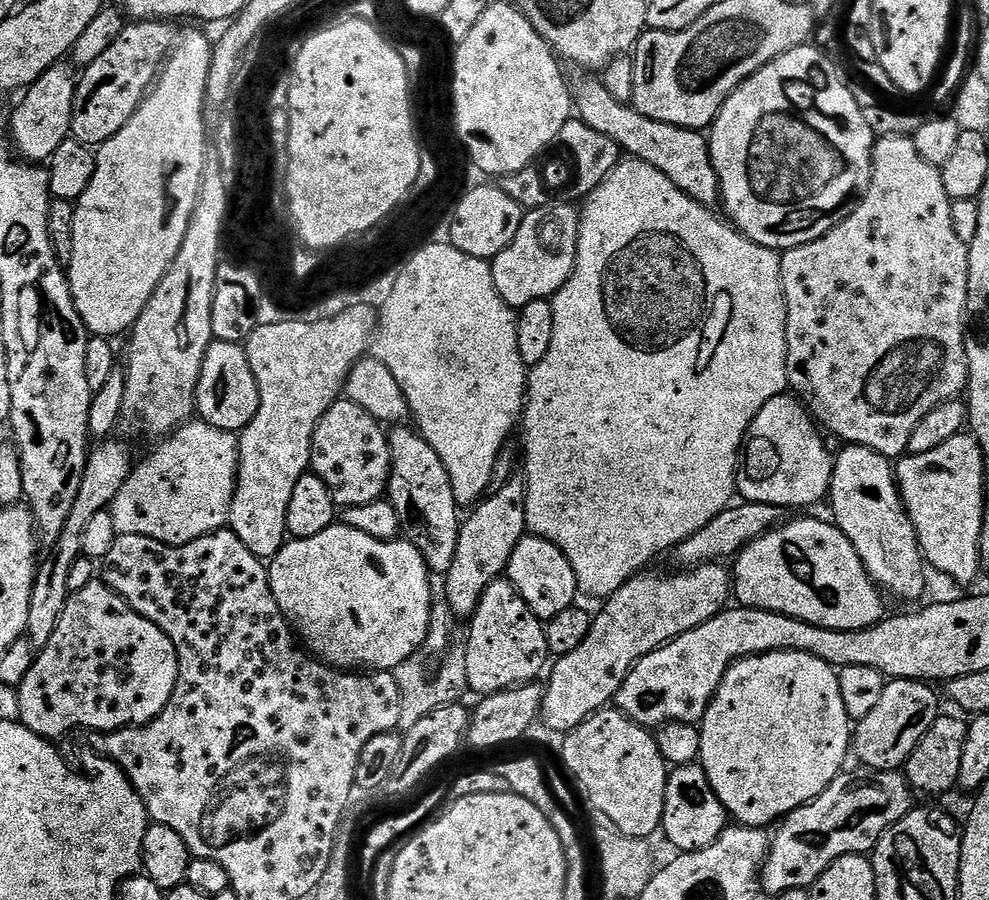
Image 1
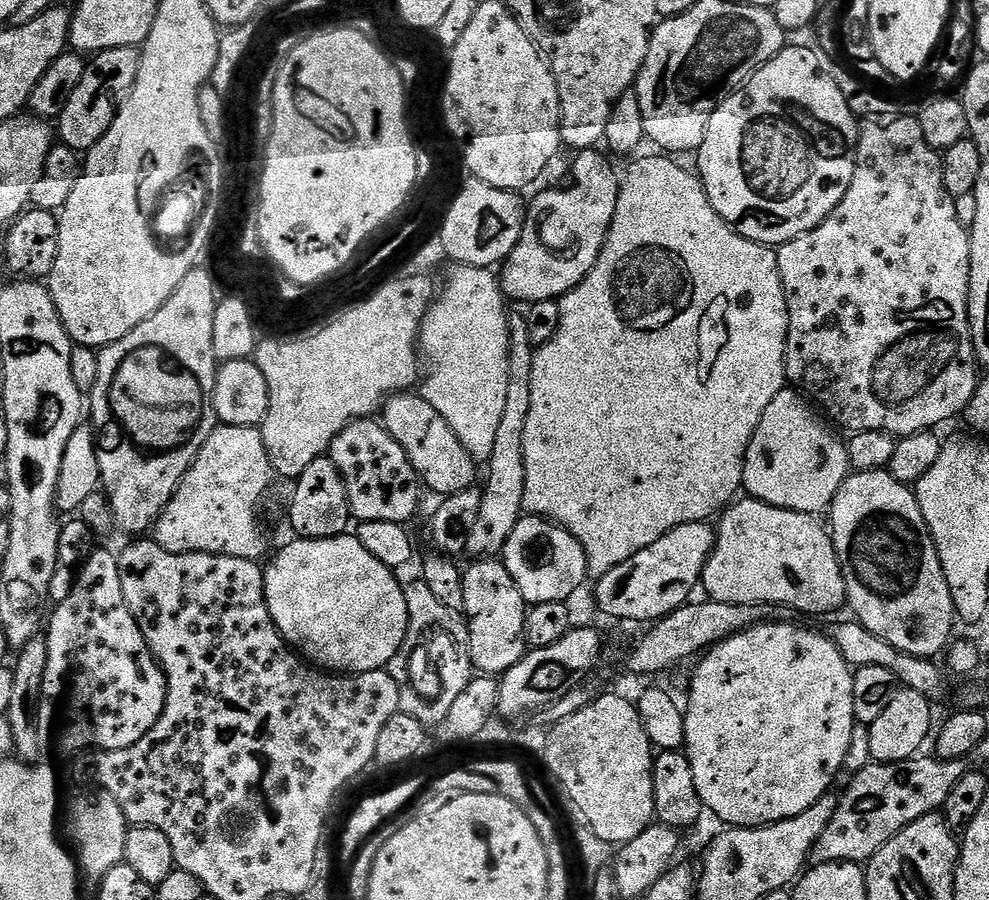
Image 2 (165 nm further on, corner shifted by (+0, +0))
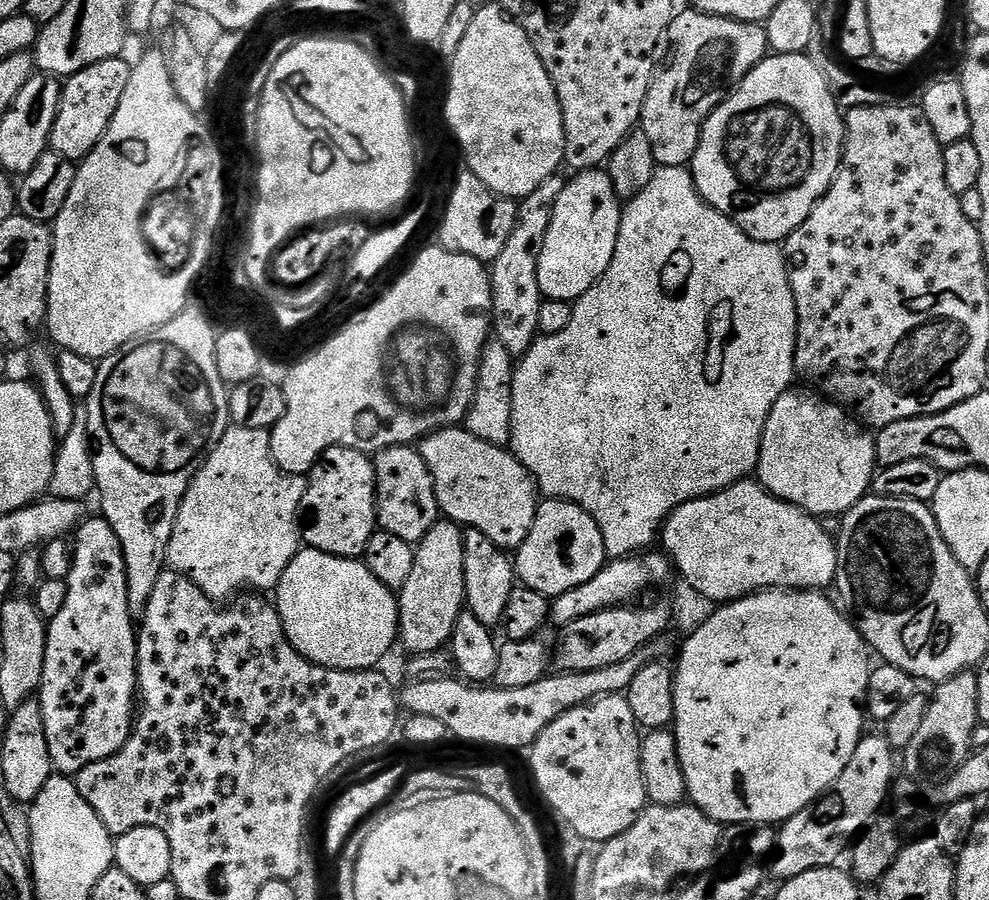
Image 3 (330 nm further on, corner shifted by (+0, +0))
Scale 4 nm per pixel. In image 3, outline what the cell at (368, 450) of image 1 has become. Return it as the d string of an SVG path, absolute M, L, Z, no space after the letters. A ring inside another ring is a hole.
M399 444L383 448L374 456L376 475L376 522L383 531L402 538L402 542L416 546L441 519L434 478L415 447Z

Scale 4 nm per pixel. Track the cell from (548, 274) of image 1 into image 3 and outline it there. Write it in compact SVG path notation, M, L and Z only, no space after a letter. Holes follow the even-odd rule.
M590 168L587 172L576 172L573 180L565 183L562 194L554 206L554 214L550 218L550 230L546 230L546 242L542 242L542 250L538 254L538 286L541 297L545 300L566 300L574 302L590 286L594 286L606 274L606 266L610 266L610 258L614 258L614 250L618 246L618 230L622 201L616 195L614 182L607 171Z

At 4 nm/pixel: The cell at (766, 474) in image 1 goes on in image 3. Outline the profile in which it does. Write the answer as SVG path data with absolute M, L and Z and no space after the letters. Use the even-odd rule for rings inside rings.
M793 386L782 394L782 398L778 398L778 402L774 402L770 418L766 418L766 430L762 430L762 446L755 475L771 496L785 500L787 504L817 518L840 518L863 496L869 495L872 478L878 471L873 437L871 431L861 427L840 405L833 404L815 390Z

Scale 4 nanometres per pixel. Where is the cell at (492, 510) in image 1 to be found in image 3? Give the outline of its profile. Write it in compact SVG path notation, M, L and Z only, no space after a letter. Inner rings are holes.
M557 174L546 178L546 182L542 182L534 194L519 201L514 230L510 230L510 238L506 238L502 254L498 254L498 258L490 264L494 340L506 346L513 358L525 356L540 336L538 310L542 310L542 297L538 286L538 254L542 250L542 242L546 242L546 230L550 230L554 206L566 183L565 177L562 177Z

